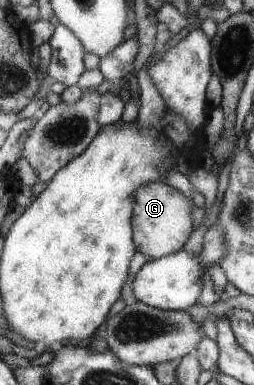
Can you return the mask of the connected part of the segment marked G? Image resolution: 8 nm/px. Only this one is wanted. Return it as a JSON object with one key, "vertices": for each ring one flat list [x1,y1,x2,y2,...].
{"vertices":[[148,182,132,192,132,236,135,237,136,252,140,252,144,257,157,259,182,249,182,244,192,232,192,223,190,204,180,192,166,186,166,183]]}

